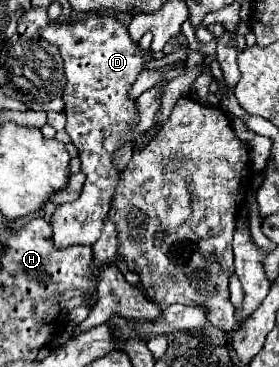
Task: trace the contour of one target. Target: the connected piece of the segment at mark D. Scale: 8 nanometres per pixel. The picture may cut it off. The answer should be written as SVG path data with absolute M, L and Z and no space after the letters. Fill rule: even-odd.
M87 16L71 24L49 24L41 36L55 44L63 56L67 88L63 94L67 126L65 132L79 150L81 170L87 176L81 196L71 204L59 204L51 216L53 246L57 250L67 246L91 246L99 238L103 220L109 214L113 194L119 184L119 172L113 166L113 152L119 144L131 140L137 120L135 102L129 100L129 88L143 70L143 62L151 56L141 52L129 38L127 28L111 16Z

